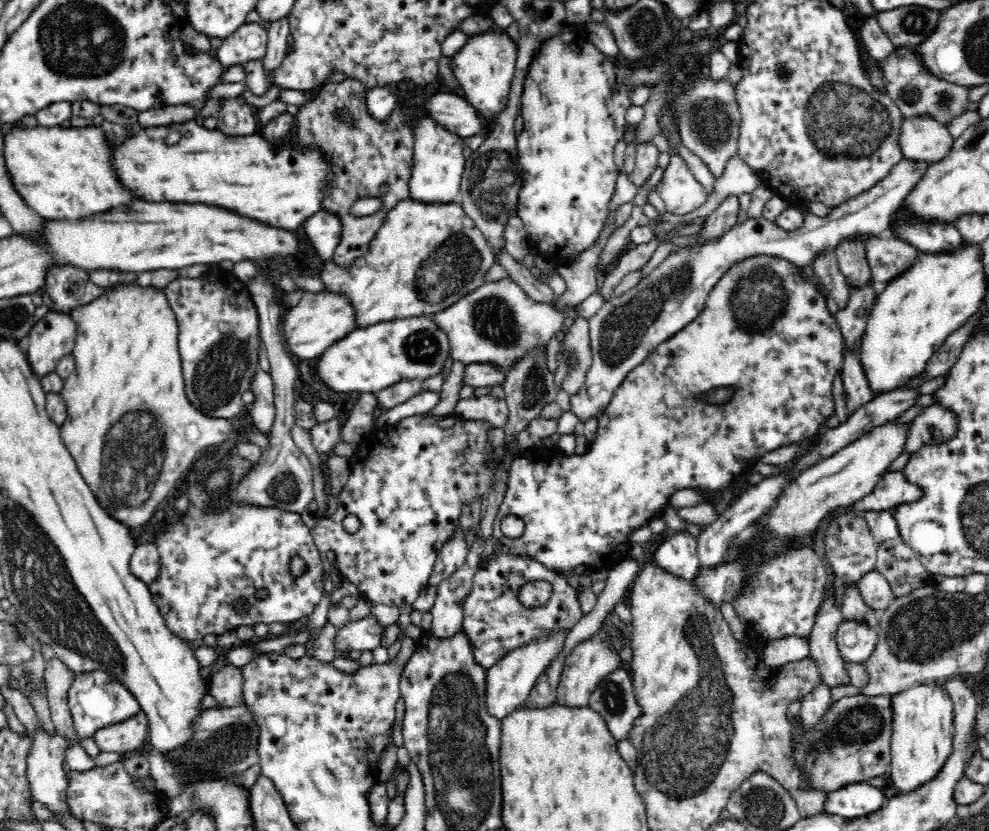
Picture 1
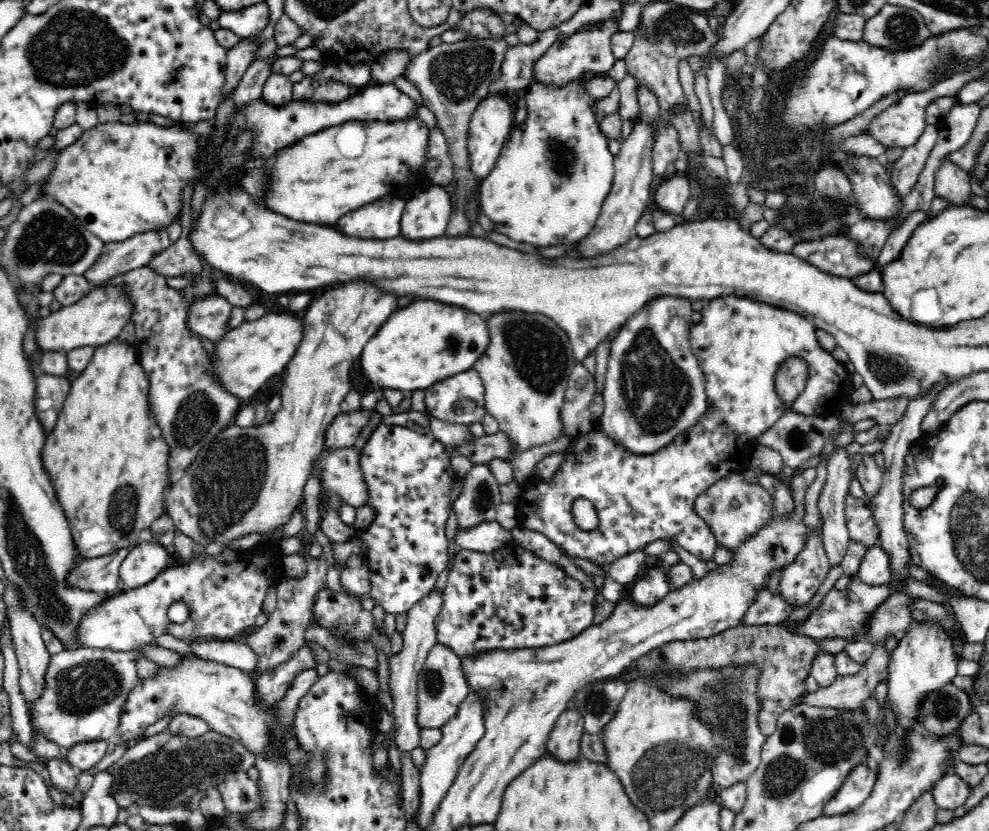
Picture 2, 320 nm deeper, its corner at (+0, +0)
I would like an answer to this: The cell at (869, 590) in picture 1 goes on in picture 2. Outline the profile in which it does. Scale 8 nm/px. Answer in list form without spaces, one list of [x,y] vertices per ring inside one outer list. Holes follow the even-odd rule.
[[[880,544],[873,545],[866,552],[857,575],[862,582],[870,586],[886,584],[892,578],[893,568],[891,567],[890,557]]]

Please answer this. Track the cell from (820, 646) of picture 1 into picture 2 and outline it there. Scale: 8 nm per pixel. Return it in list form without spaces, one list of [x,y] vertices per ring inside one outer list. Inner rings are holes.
[[[848,445],[836,446],[836,450],[832,451],[827,460],[828,477],[826,484],[822,488],[819,499],[820,509],[820,530],[823,539],[823,546],[826,550],[828,560],[831,566],[841,564],[842,558],[848,551],[851,544],[850,532],[848,531],[845,521],[845,497],[853,491],[851,483],[851,457],[847,451]]]

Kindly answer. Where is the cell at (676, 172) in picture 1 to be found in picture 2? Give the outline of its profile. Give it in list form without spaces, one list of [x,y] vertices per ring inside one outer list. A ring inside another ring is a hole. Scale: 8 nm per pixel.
[[[683,175],[664,180],[653,190],[656,207],[666,213],[681,214],[691,200],[689,186],[690,181]]]

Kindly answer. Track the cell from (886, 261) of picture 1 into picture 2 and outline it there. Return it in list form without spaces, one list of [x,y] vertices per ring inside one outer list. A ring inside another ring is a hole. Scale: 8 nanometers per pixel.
[[[846,234],[827,236],[817,241],[795,244],[790,253],[808,261],[821,272],[854,279],[871,271],[880,271],[874,259],[858,257],[854,239]]]

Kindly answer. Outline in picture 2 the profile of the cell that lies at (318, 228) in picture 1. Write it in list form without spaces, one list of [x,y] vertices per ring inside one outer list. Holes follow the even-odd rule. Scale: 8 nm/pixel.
[[[395,197],[382,198],[376,202],[369,202],[360,208],[346,214],[336,223],[336,229],[345,235],[364,240],[386,240],[400,235],[400,222],[406,204],[405,198]]]

